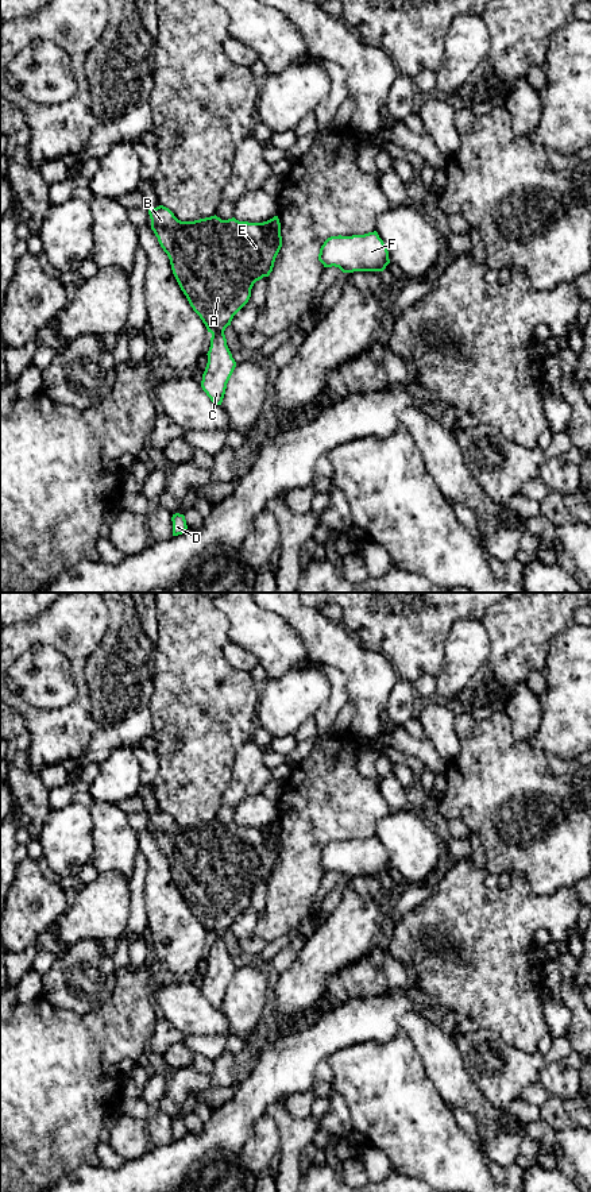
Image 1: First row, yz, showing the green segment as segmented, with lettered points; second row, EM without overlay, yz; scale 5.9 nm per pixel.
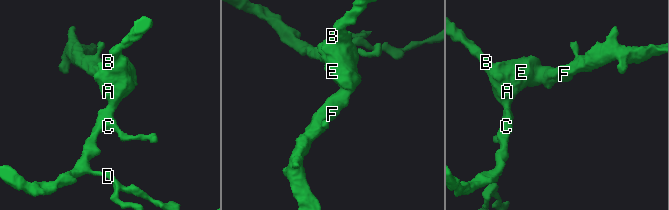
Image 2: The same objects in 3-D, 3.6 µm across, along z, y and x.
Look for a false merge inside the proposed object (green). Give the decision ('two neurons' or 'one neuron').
one neuron

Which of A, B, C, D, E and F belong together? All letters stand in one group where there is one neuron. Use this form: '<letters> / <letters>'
A B C D E F

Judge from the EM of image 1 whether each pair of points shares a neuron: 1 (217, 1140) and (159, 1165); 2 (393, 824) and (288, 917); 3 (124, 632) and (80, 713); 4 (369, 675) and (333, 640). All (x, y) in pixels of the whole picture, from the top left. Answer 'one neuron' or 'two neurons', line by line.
1: one neuron
2: two neurons
3: two neurons
4: one neuron

